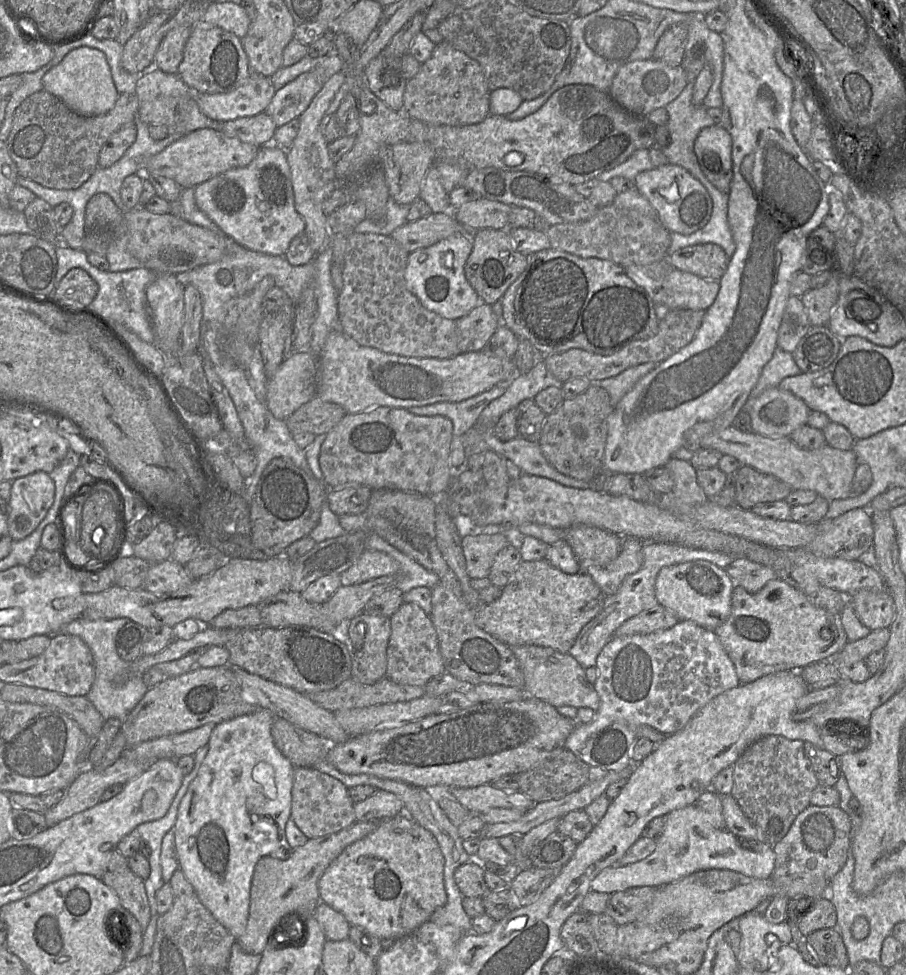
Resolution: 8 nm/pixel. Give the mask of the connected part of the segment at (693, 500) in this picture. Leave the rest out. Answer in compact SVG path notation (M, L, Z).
M671 458L664 466L674 480L673 496L686 504L702 504L709 500L697 481L697 469L684 460Z

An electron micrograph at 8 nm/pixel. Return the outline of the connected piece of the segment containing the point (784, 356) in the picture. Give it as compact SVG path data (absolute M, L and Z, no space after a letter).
M776 348L770 361L763 367L748 401L753 401L769 388L777 387L786 377L797 376L801 373L792 357L792 353Z

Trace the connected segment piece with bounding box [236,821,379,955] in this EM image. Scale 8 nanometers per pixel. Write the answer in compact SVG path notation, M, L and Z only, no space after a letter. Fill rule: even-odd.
M356 821L349 827L336 833L308 839L304 845L294 849L290 857L286 860L269 856L261 857L256 863L253 873L246 930L243 935L236 939L236 943L247 953L261 955L270 938L277 931L278 934L276 937L281 937L278 940L279 944L286 943L283 939L290 935L289 932L293 928L297 931L294 938L297 938L301 930L302 921L305 921L313 915L316 906L320 902L318 882L324 871L347 846L372 833L376 829L378 822L379 821Z

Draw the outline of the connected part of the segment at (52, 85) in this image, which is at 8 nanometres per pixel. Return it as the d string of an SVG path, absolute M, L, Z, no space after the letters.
M80 47L70 51L42 78L43 90L60 99L70 110L84 117L103 115L113 109L118 99L105 54L97 49Z

